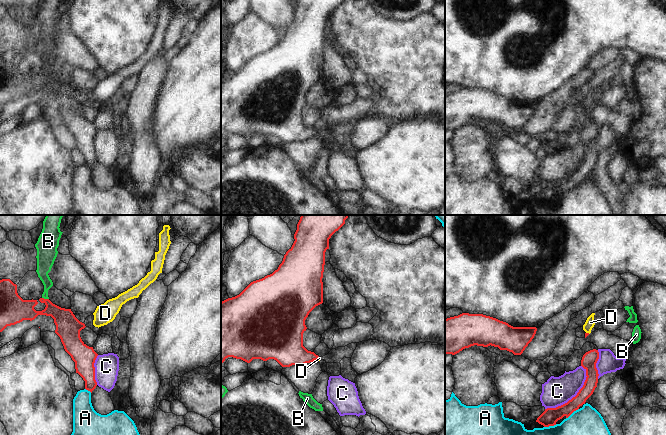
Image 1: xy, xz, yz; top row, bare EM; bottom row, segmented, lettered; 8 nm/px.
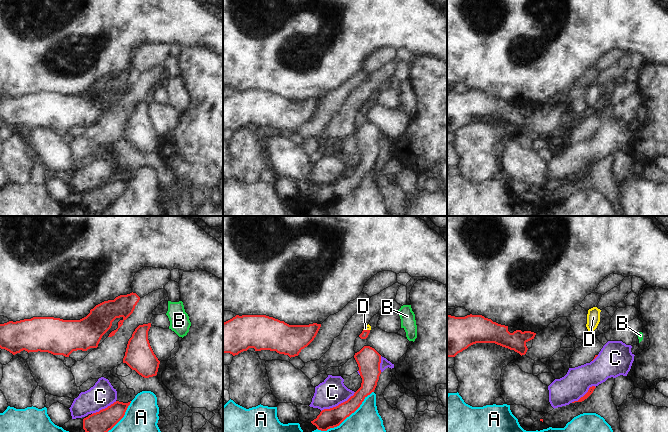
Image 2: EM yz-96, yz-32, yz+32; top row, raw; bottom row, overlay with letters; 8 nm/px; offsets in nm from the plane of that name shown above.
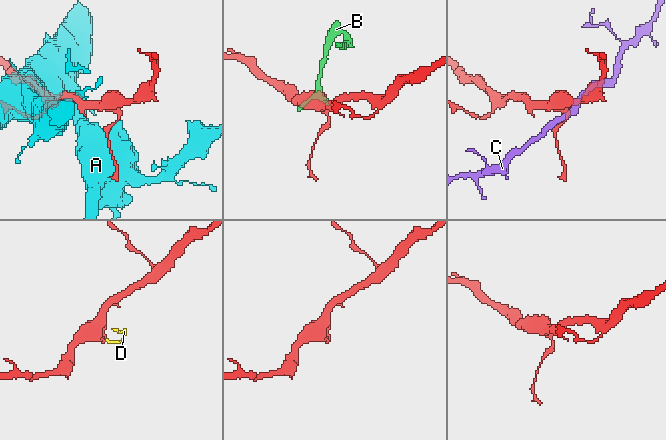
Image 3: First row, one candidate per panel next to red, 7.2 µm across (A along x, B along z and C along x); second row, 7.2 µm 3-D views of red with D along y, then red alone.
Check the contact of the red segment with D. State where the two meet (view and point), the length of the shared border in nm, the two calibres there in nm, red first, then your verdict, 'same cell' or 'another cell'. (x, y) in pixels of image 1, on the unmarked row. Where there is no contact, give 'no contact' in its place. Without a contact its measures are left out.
contact xz (317, 134); length 40 nm; calibres 240 and 30 nm; same cell

